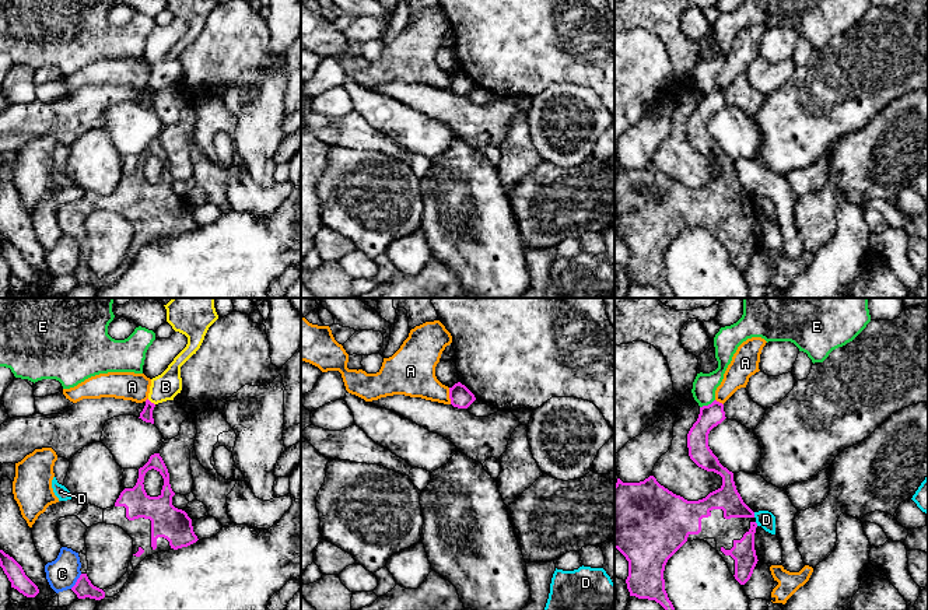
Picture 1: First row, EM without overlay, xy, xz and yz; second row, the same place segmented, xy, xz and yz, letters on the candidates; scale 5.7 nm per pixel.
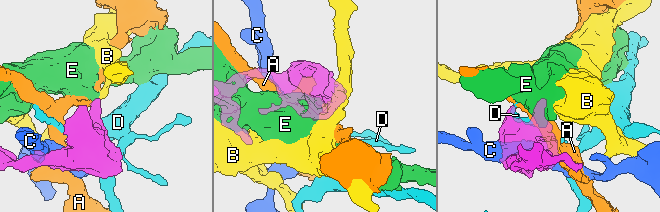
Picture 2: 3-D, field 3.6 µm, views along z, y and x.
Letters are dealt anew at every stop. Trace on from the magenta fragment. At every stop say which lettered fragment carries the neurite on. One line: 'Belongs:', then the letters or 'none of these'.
Belongs: none of these

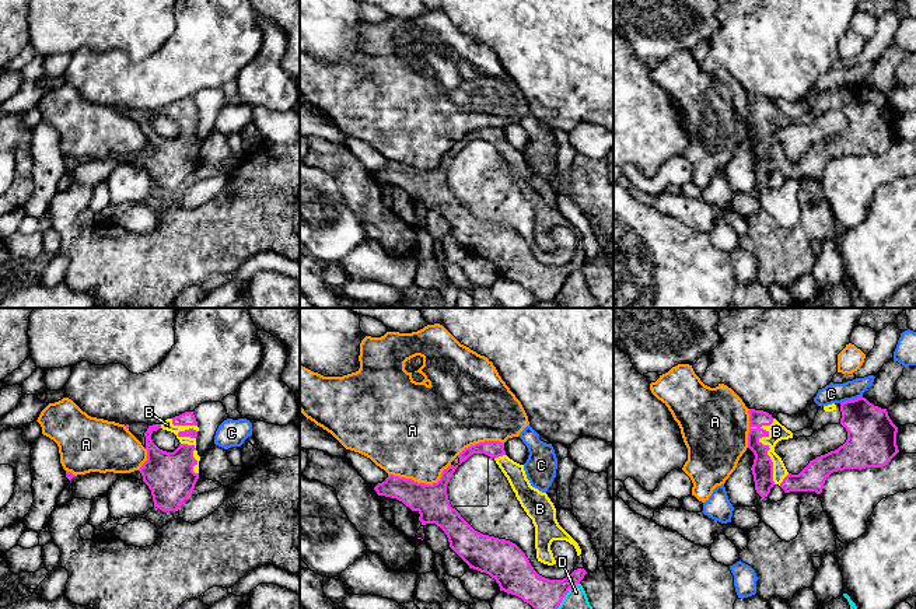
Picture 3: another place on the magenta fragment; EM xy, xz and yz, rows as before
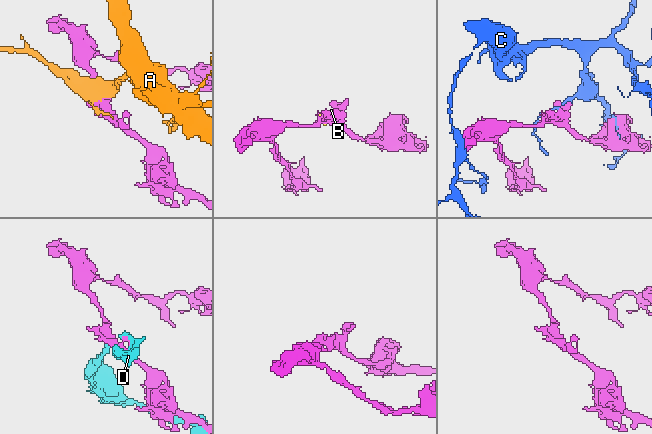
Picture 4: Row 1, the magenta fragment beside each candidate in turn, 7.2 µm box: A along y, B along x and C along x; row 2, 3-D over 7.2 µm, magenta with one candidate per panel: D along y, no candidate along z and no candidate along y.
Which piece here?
Belongs: B

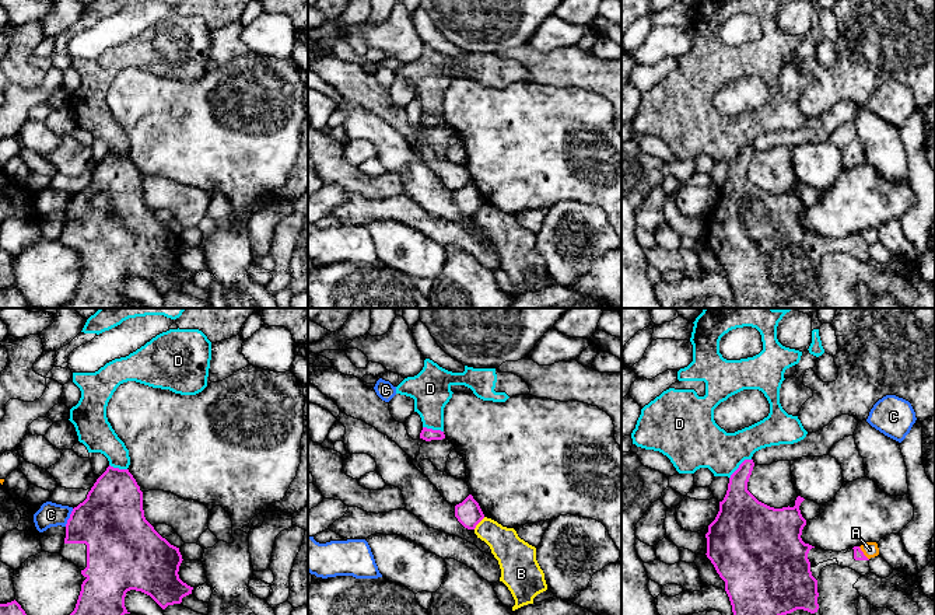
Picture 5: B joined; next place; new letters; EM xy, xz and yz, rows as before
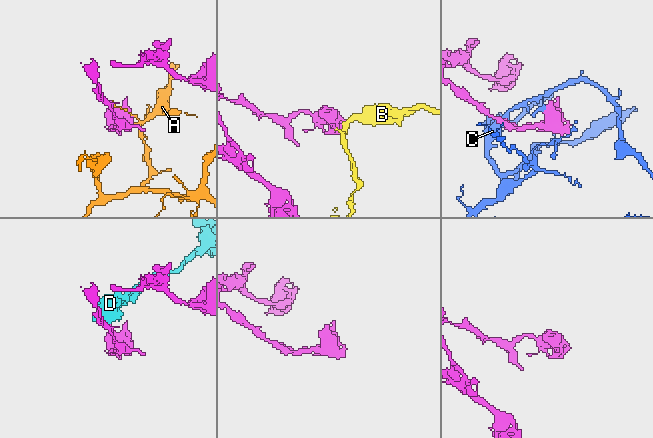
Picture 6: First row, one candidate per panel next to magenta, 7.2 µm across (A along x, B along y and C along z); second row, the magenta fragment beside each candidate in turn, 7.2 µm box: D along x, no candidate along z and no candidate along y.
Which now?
Belongs: none of these

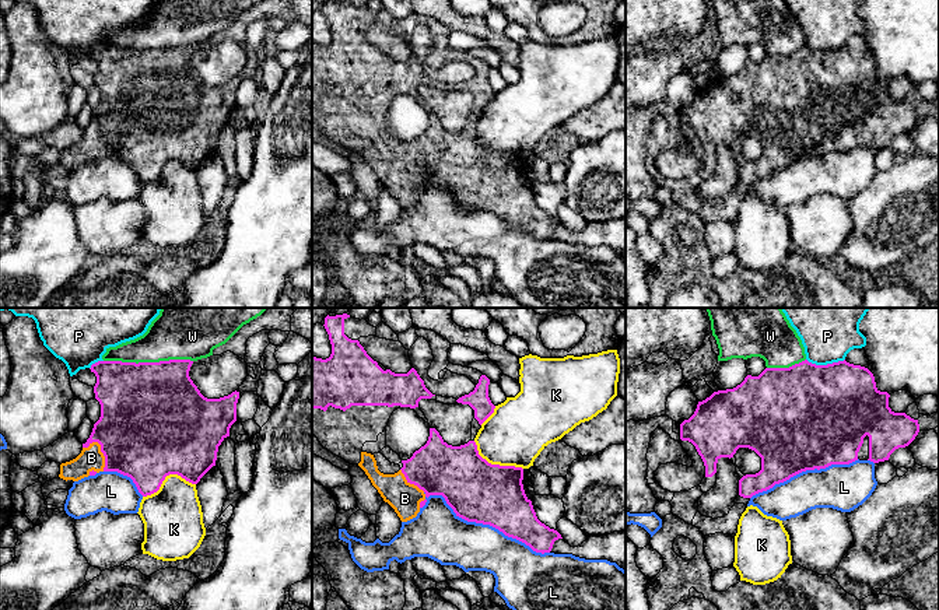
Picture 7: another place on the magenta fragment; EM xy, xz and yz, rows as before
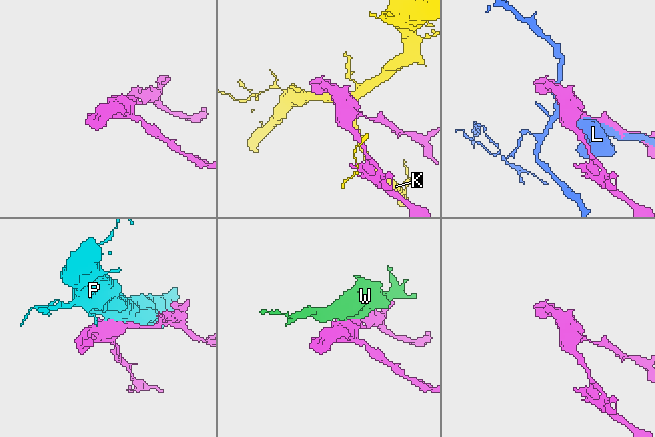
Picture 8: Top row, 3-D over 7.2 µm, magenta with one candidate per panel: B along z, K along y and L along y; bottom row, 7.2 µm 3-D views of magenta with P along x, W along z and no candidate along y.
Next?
Belongs: B

